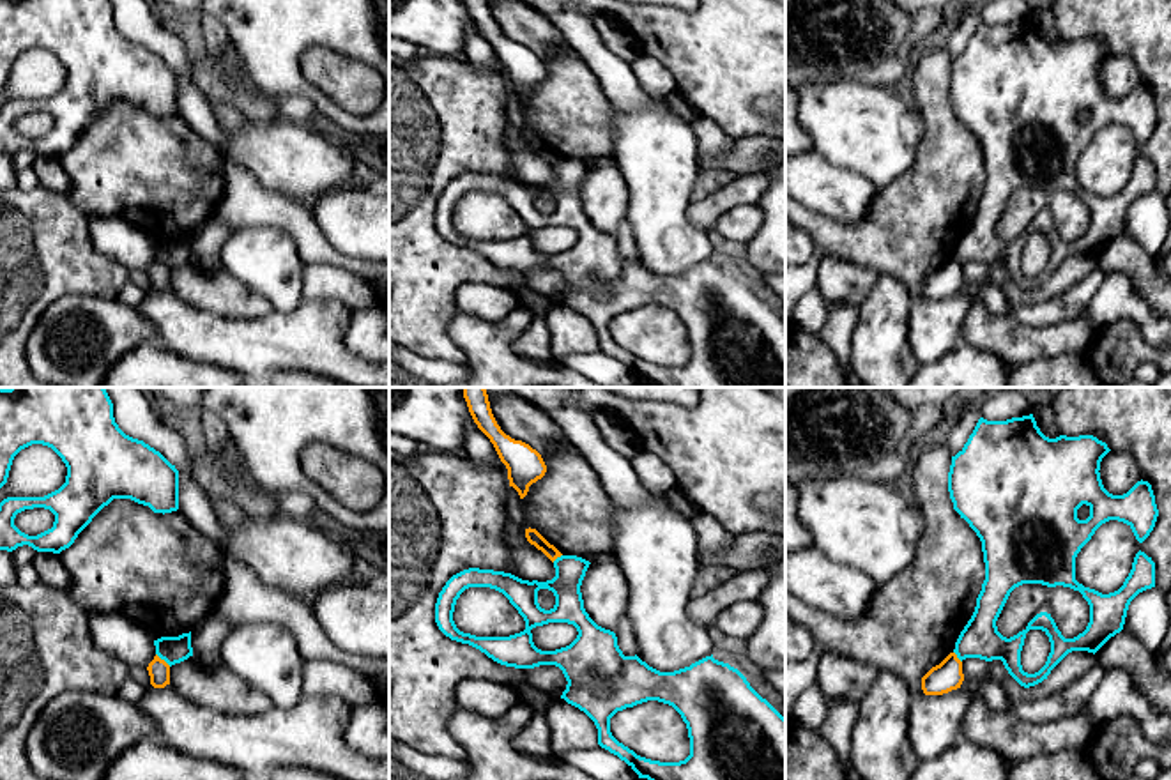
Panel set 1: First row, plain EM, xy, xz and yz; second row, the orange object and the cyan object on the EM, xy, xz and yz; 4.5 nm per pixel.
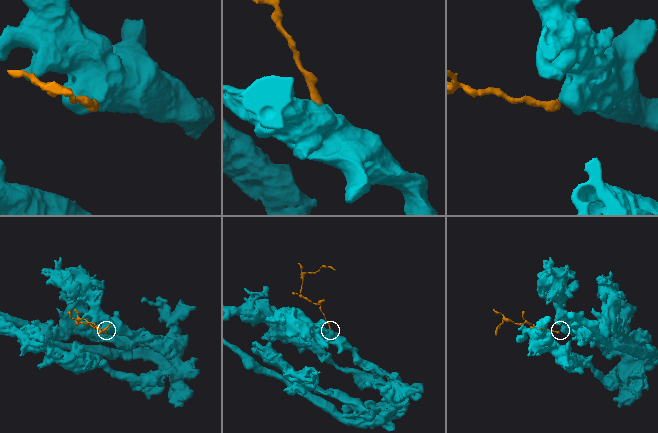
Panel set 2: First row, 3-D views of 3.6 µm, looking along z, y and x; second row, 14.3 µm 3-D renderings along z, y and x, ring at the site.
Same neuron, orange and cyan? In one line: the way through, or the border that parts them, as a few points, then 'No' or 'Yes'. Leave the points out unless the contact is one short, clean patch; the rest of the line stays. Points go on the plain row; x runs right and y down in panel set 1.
Boundary: xy (156, 257), (170, 269). No

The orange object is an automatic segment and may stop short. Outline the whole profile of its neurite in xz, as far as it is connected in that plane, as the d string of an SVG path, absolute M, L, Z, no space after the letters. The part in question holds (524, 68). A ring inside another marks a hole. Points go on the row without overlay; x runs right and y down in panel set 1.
M488 0L463 2L474 27L490 42L501 65L506 69L509 90L513 90L520 103L524 103L529 90L541 83L547 76L541 58L529 48L511 42L501 34L492 18Z

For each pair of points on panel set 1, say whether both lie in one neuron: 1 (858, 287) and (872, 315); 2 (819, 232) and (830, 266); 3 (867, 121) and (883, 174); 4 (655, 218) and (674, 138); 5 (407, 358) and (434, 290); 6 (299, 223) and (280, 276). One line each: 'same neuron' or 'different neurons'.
1: different neurons
2: different neurons
3: same neuron
4: same neuron
5: different neurons
6: different neurons

